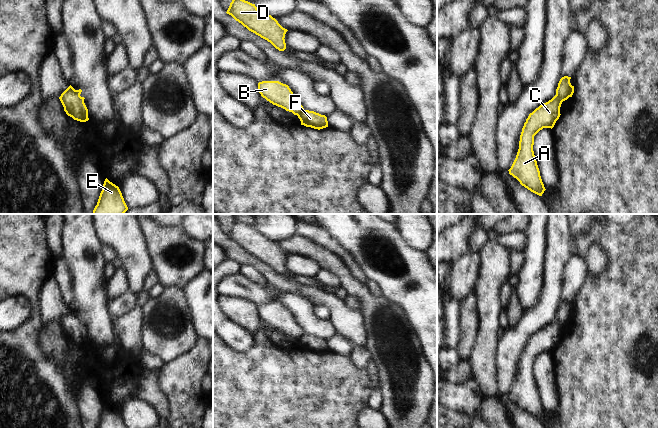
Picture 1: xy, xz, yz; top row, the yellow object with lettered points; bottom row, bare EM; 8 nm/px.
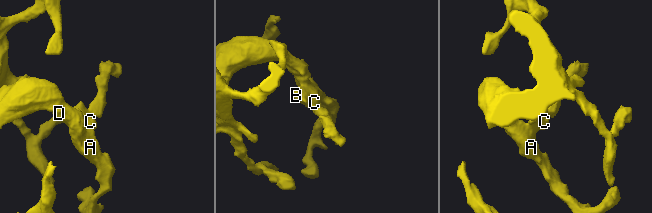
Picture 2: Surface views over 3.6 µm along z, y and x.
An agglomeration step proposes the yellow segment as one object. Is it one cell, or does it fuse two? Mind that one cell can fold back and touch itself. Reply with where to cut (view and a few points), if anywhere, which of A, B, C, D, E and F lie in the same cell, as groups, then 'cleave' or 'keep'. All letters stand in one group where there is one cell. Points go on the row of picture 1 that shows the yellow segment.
yz (555, 95), (561, 103) | A B C D E / F | cleave

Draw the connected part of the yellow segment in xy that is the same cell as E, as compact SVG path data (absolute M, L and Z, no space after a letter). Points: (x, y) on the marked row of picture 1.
M106 178L92 214L124 214L127 210L119 187Z

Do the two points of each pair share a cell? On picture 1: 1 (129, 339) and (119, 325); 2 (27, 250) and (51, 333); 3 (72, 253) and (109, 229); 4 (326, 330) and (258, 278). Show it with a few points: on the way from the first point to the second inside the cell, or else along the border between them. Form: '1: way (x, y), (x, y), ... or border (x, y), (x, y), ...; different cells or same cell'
1: way (128, 336), (122, 328); same cell
2: border (44, 324), (38, 335), (39, 347); different cells
3: border (92, 224), (95, 235), (101, 243); different cells
4: border (246, 278), (259, 285), (268, 286); different cells

